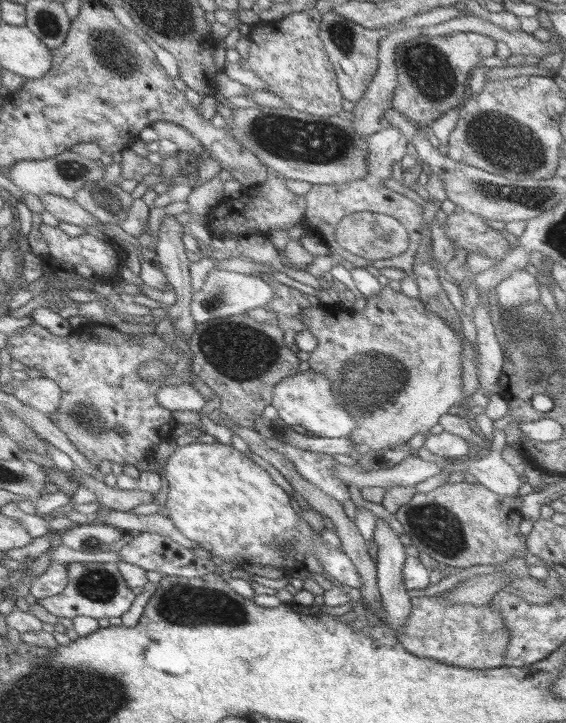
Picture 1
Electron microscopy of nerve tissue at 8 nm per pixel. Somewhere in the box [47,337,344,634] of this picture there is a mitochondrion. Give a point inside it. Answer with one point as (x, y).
(181, 605)

